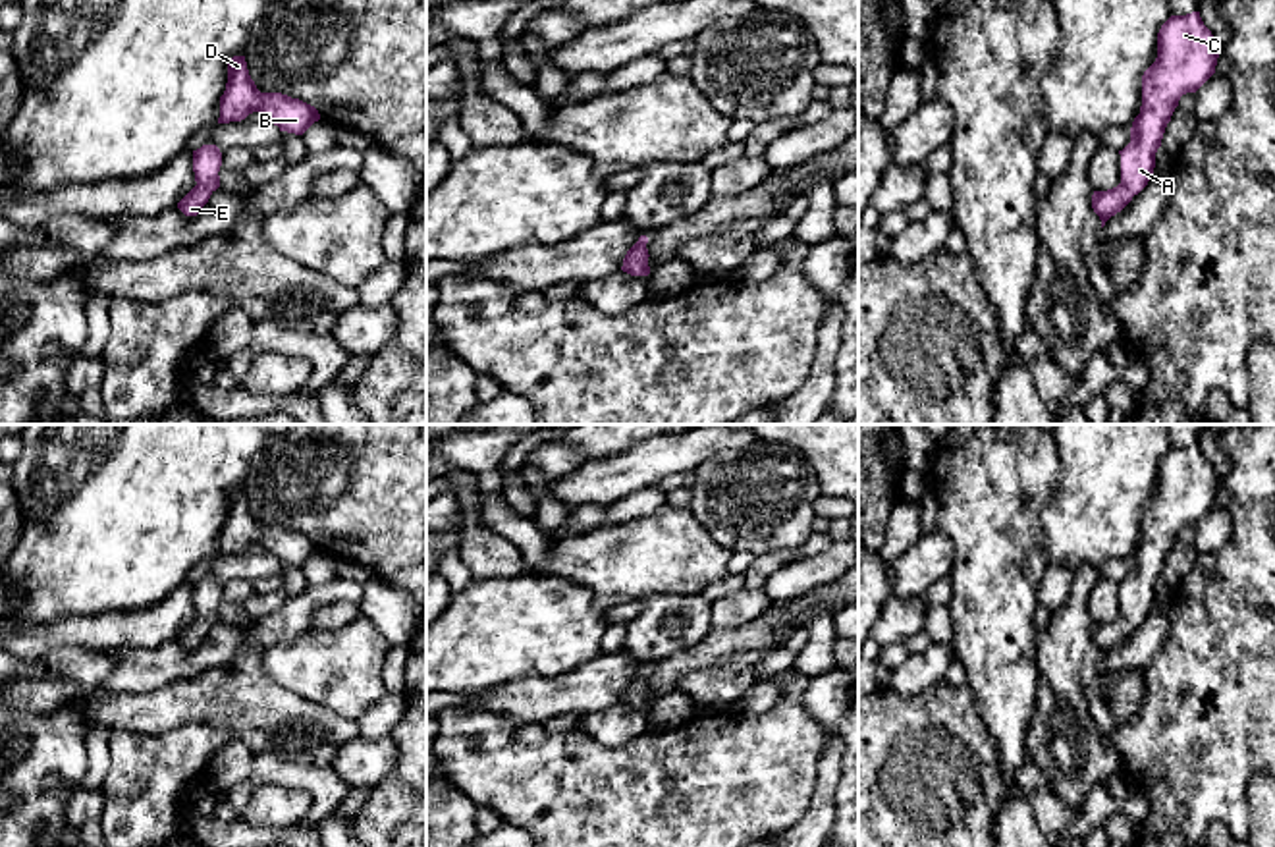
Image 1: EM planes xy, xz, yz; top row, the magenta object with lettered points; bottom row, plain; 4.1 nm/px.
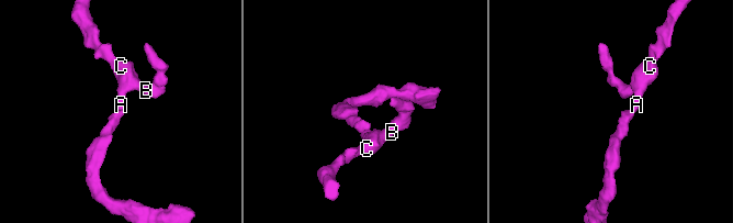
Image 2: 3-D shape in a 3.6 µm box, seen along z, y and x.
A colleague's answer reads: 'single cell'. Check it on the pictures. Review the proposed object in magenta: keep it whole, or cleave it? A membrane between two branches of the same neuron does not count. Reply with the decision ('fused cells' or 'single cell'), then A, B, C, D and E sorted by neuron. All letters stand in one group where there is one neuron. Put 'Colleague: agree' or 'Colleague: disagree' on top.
Colleague: agree
single cell; groups A B C D E

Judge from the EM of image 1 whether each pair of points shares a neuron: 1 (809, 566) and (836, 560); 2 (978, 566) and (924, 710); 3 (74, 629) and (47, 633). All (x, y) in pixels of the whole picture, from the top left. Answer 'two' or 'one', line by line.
1: one
2: two
3: one

